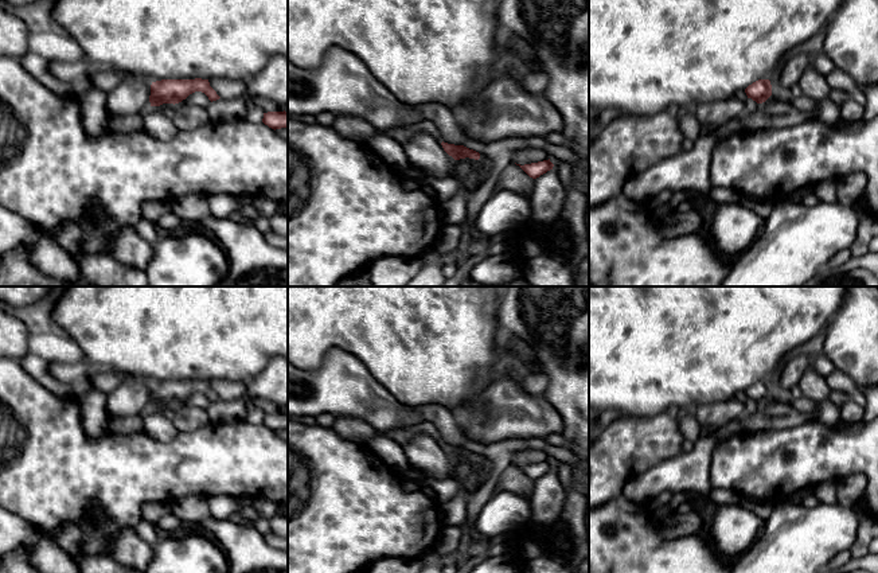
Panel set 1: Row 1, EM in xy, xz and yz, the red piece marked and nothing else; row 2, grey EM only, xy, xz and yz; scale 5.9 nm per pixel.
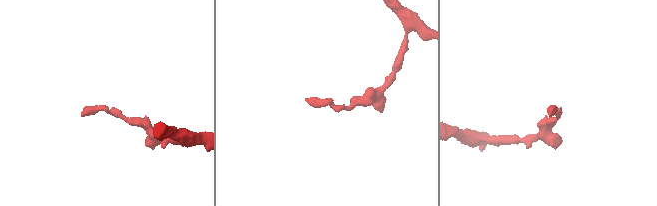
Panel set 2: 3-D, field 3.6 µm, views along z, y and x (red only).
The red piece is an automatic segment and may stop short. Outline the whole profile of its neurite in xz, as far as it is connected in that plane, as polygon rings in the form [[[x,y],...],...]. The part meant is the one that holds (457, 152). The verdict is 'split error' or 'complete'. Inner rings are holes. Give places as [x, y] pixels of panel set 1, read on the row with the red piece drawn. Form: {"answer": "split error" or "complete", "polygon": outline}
{"answer": "complete", "polygon": [[[441,143],[444,151],[452,156],[454,160],[460,160],[460,159],[465,159],[465,157],[469,157],[469,159],[475,159],[475,160],[479,160],[480,159],[480,153],[473,151],[473,149],[469,149],[464,145],[454,145],[454,144],[448,144],[448,143]]]}

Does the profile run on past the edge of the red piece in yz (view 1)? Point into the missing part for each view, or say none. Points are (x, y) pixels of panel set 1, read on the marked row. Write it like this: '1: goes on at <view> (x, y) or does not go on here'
1: does not go on here

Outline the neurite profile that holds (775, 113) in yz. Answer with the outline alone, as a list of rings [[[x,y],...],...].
[[[769,97],[765,102],[757,104],[753,110],[746,112],[744,129],[749,132],[781,129],[799,125],[804,121],[813,121],[813,118],[813,110],[801,112],[785,98]]]

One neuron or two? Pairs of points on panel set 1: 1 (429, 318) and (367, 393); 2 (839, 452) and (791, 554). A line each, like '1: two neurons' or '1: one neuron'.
1: two neurons
2: two neurons

